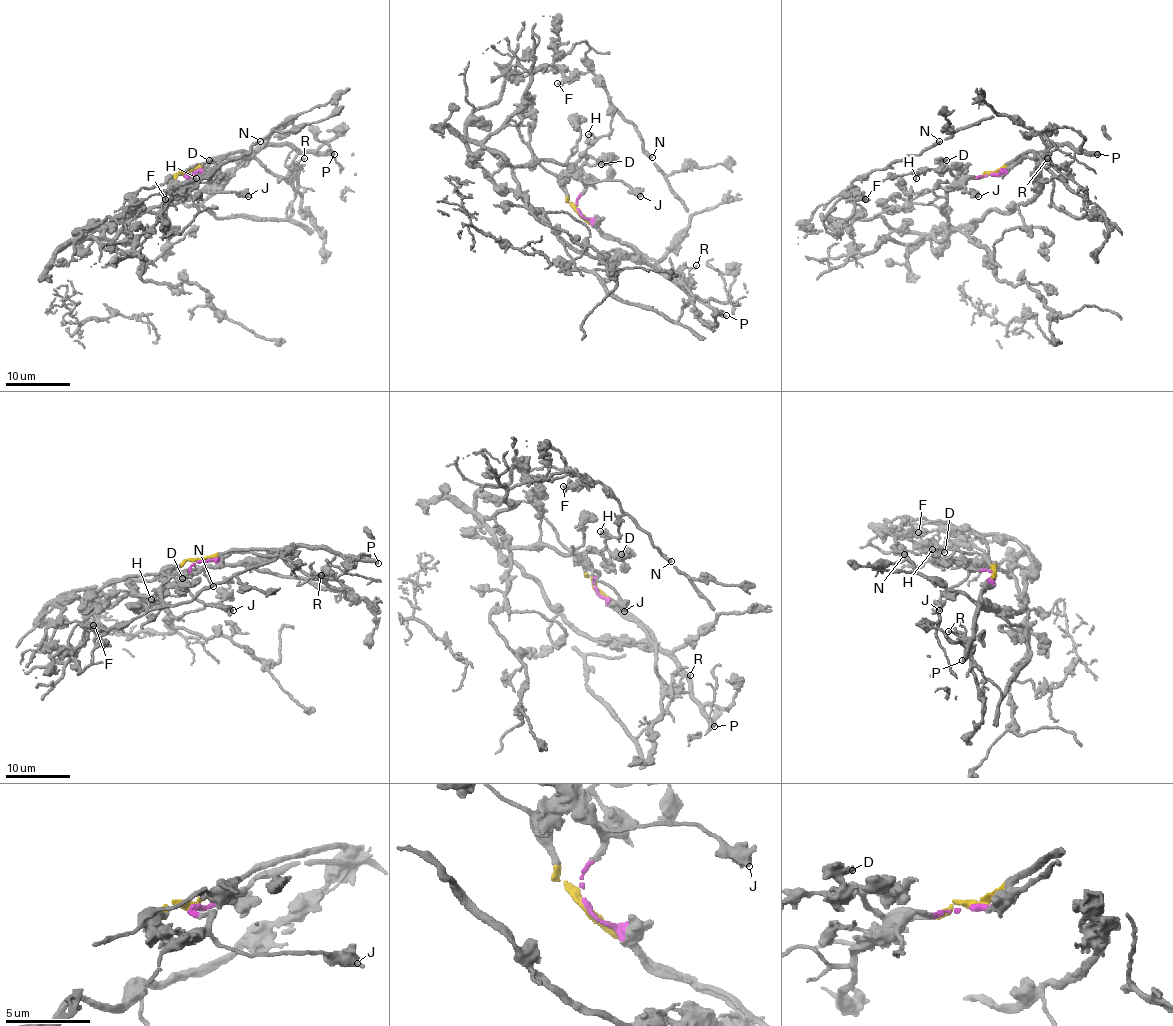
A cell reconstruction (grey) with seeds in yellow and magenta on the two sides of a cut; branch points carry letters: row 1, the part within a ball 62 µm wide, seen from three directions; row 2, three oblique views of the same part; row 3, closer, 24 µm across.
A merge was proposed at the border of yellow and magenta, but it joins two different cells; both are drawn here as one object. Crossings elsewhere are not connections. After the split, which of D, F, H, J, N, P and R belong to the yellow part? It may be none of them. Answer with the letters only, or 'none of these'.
D, F, H, N, P, R

